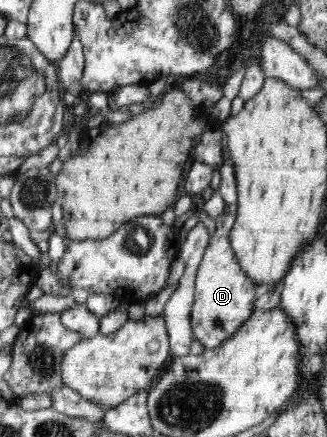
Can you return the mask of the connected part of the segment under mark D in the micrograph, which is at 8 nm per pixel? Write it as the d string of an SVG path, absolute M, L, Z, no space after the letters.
M221 214L216 217L216 230L210 236L203 260L195 276L195 294L191 311L194 337L206 349L219 346L227 340L253 314L253 303L259 290L256 284L241 270L232 249L229 233L236 216Z

